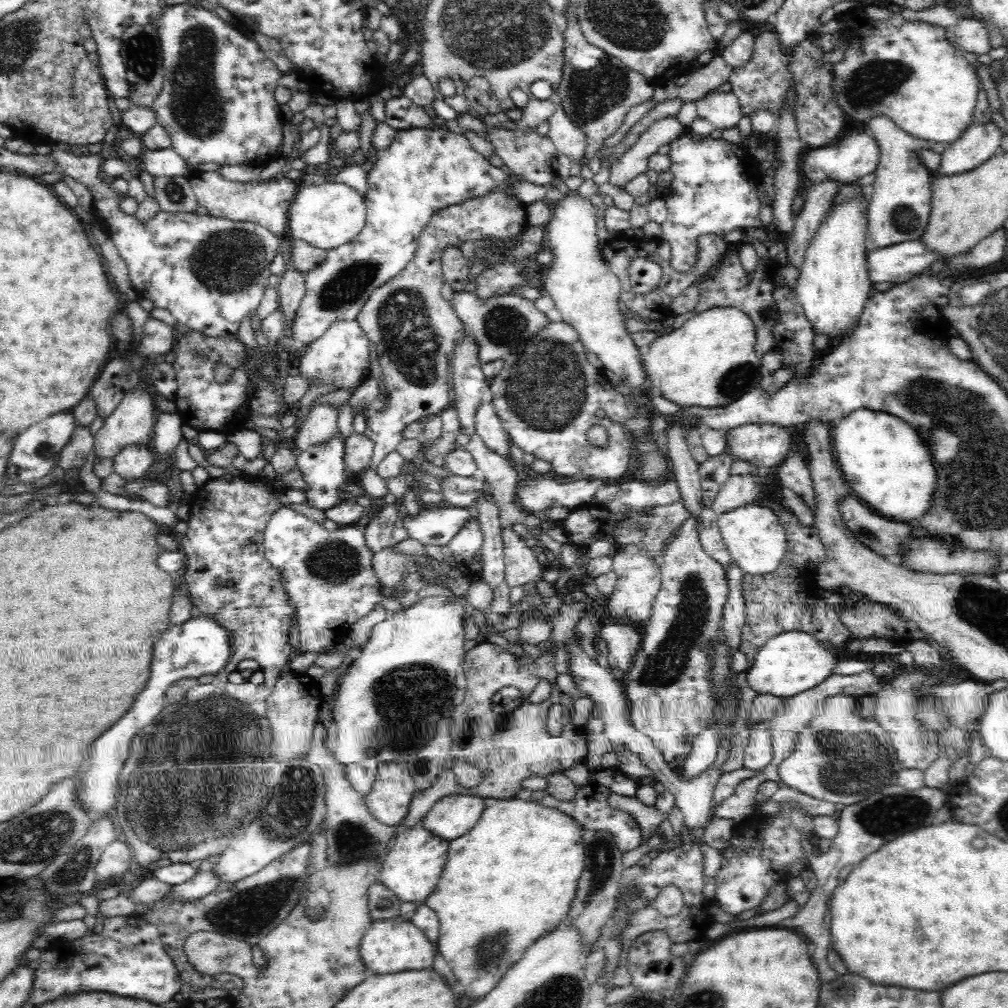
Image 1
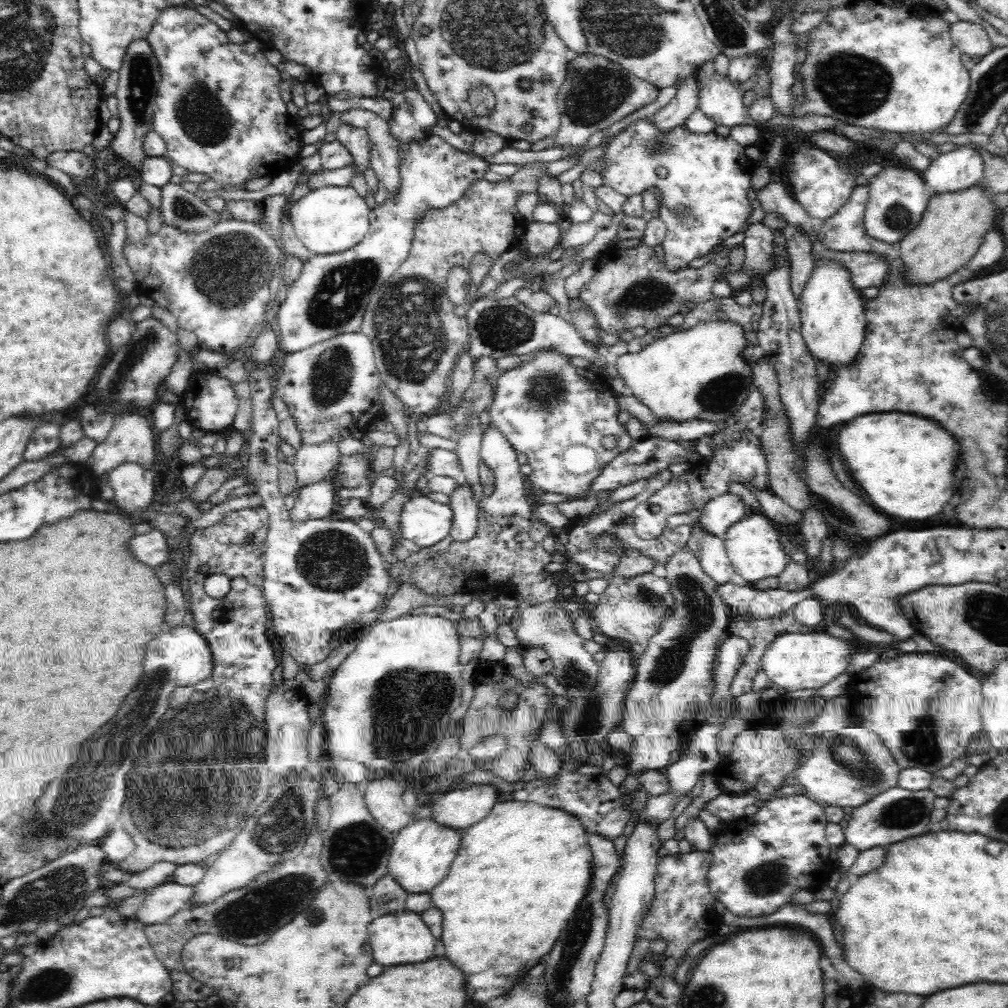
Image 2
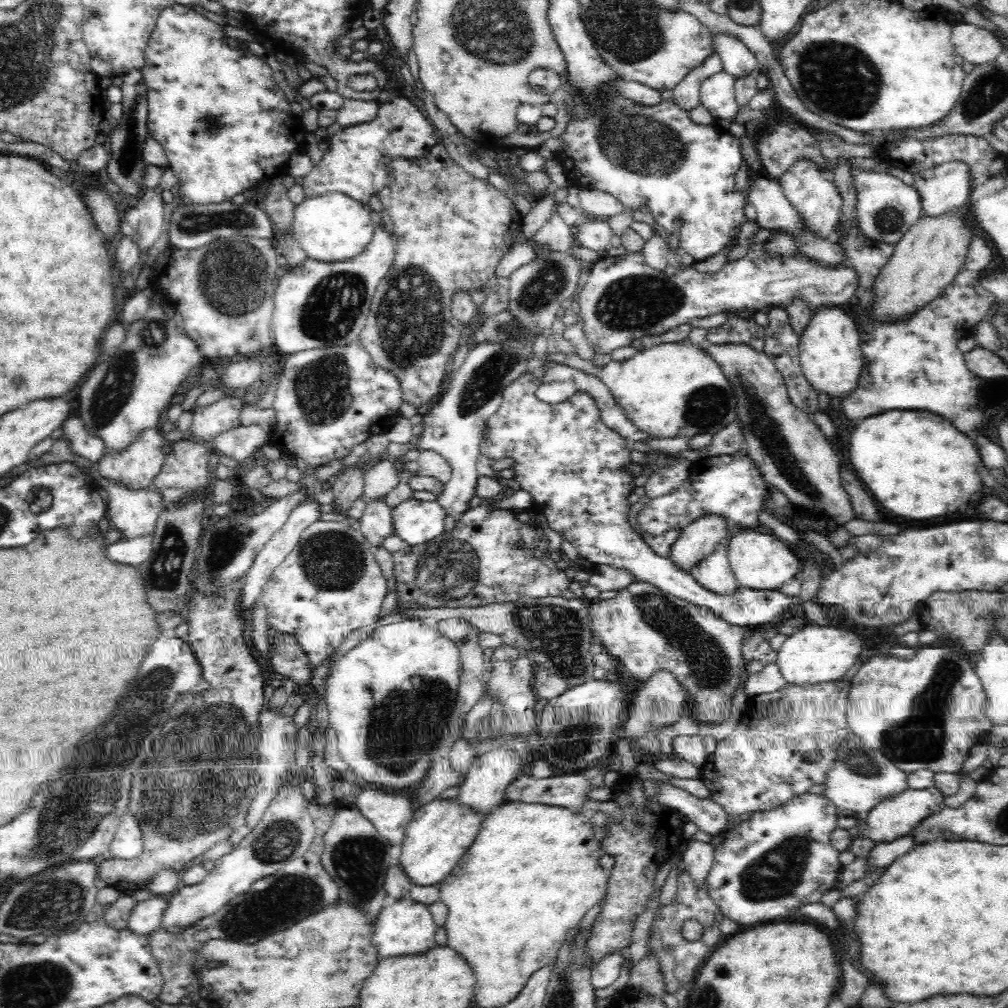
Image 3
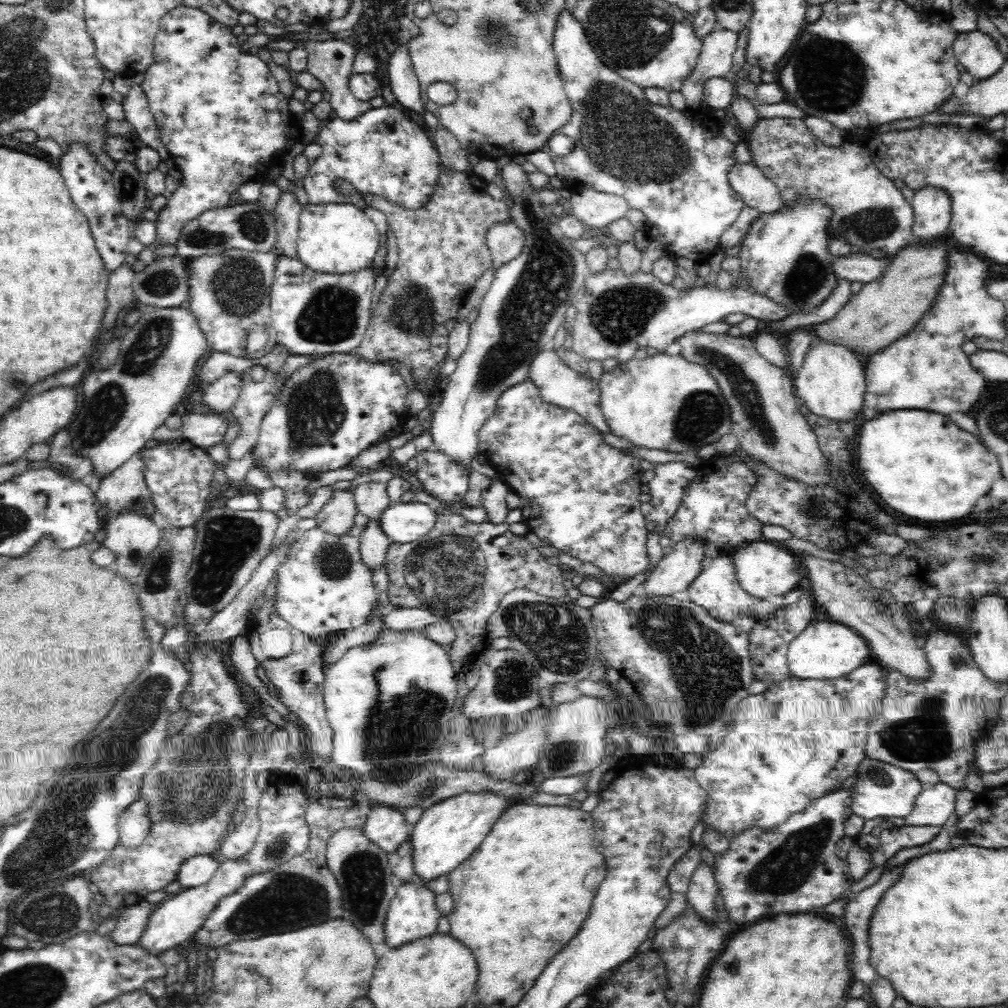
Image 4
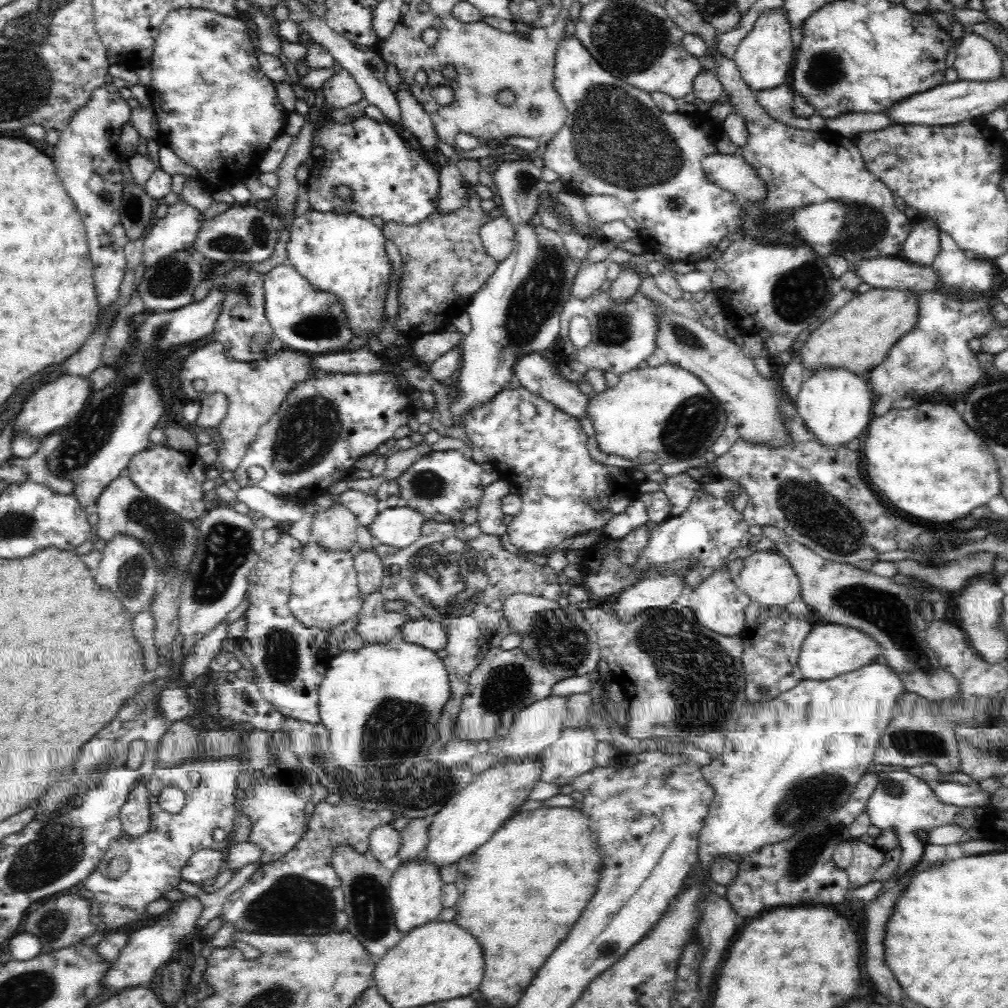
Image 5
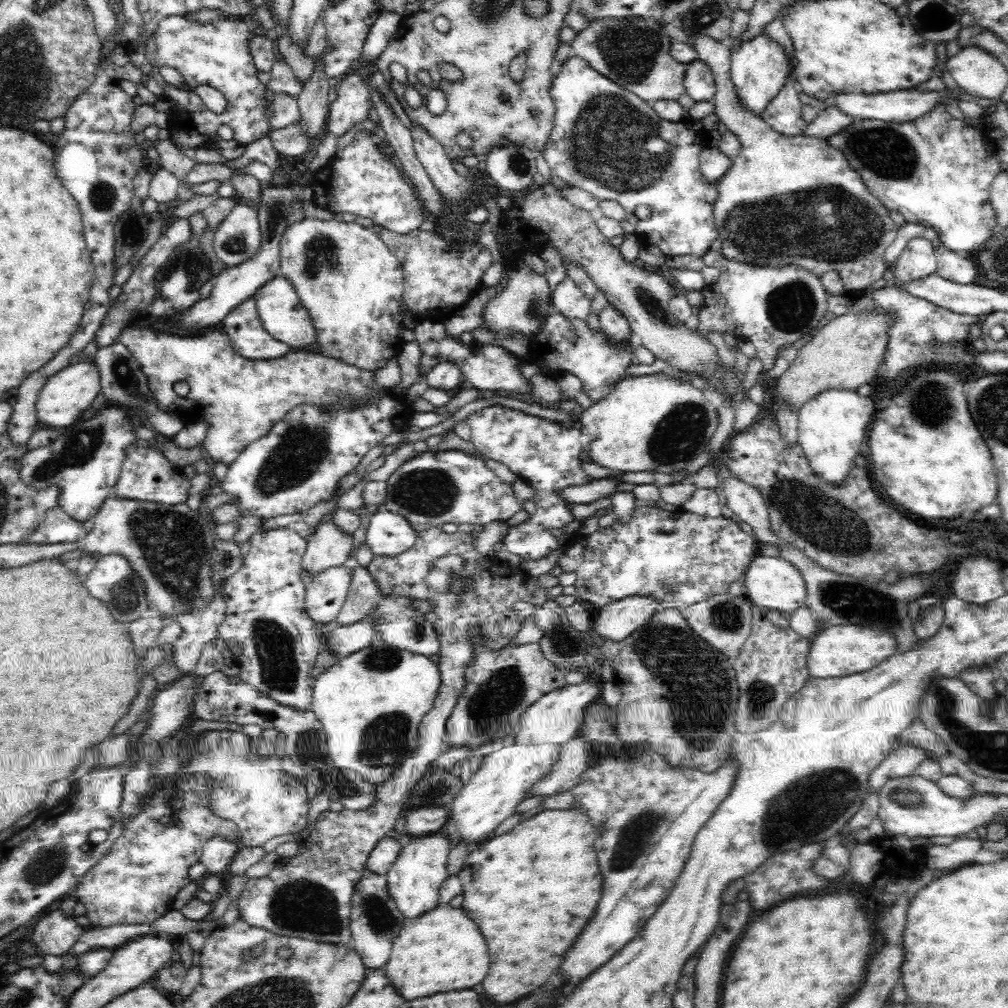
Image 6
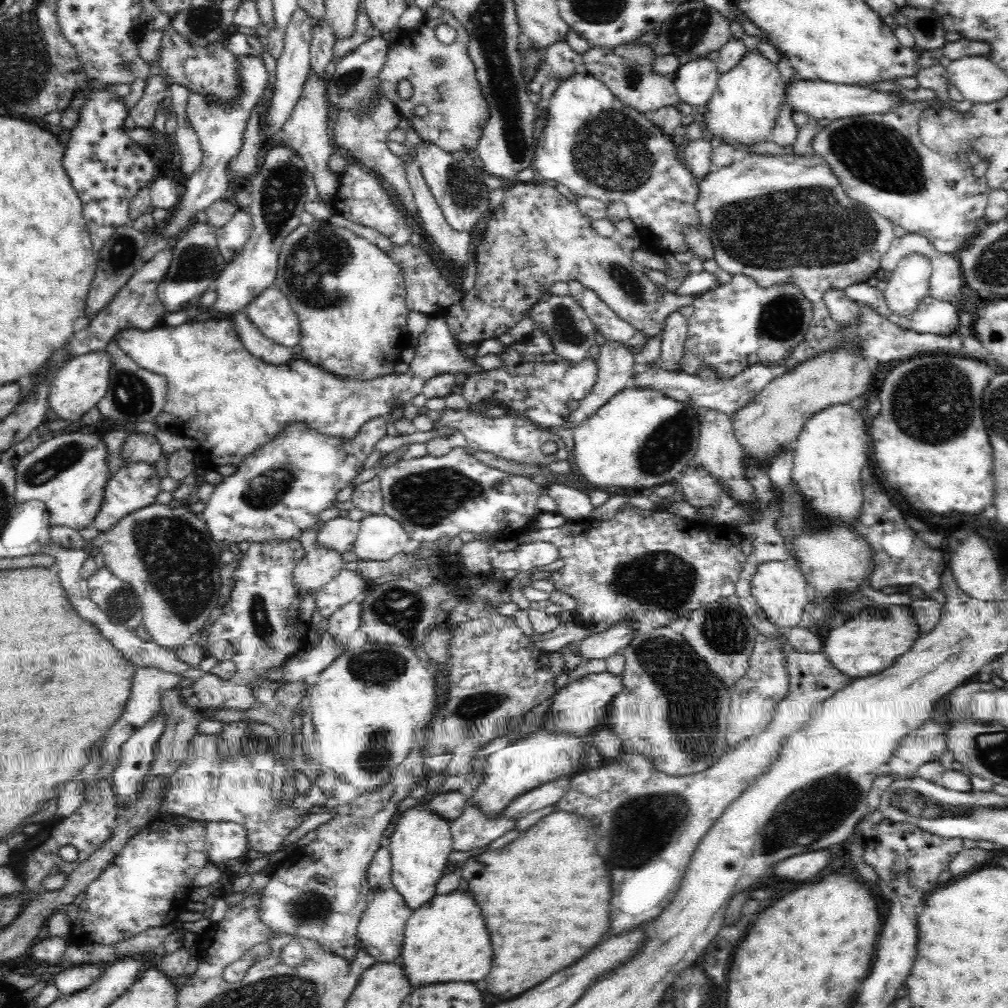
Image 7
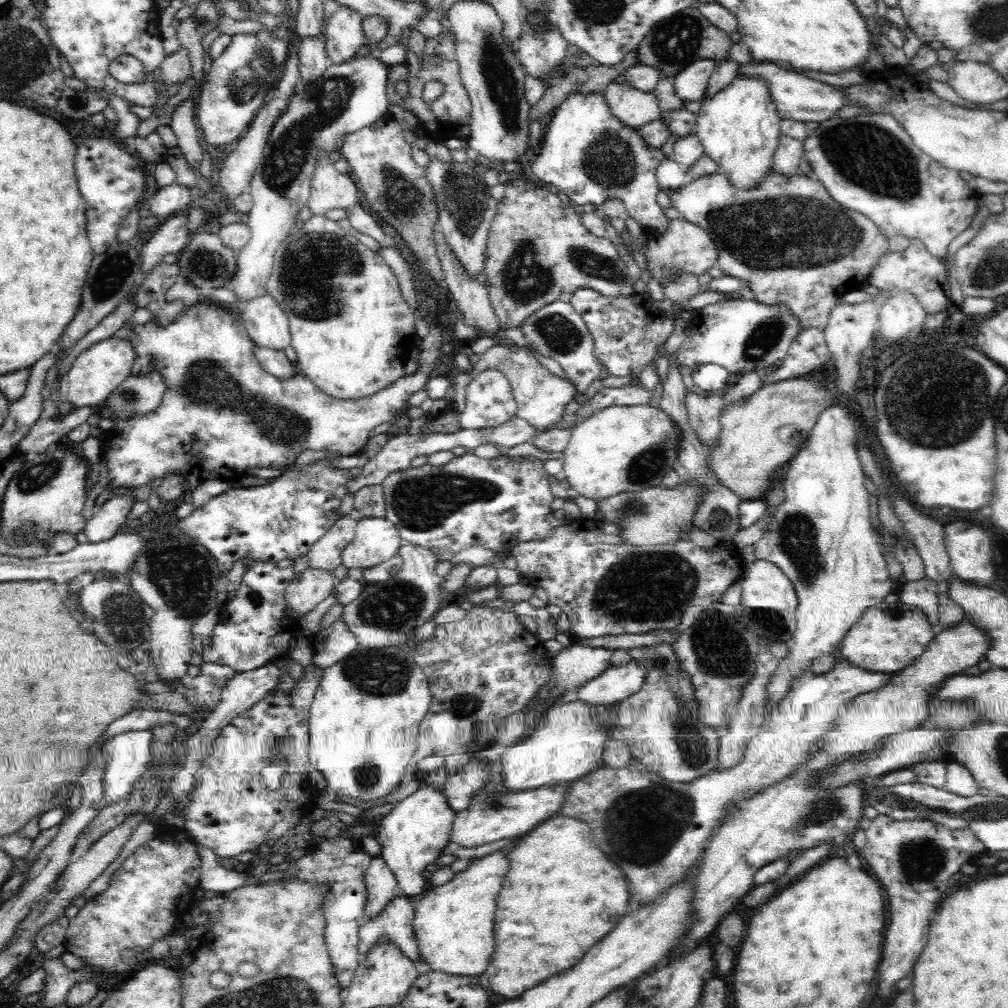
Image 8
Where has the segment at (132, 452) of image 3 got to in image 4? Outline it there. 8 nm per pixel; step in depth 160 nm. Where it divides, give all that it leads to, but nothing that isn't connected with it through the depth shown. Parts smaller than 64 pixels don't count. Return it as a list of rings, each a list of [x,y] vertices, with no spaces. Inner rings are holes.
[[[136,452],[120,468],[101,479],[95,495],[100,506],[108,508],[109,513],[104,523],[124,510],[143,514],[150,519],[156,514],[151,492],[144,480],[143,470],[144,461],[139,452]]]

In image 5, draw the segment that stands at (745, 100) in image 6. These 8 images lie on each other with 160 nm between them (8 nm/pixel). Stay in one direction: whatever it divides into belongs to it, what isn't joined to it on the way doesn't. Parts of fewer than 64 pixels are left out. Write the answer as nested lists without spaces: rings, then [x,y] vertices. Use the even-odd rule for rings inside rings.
[[[782,6],[776,10],[764,10],[748,36],[741,40],[732,59],[751,91],[768,90],[789,83],[797,51],[792,42],[791,29]]]

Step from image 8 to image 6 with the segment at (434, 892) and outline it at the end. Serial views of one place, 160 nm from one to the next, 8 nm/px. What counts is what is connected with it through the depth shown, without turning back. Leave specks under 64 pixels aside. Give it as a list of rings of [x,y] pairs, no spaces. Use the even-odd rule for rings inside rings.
[[[438,904],[419,917],[404,919],[383,968],[394,989],[408,1002],[432,993],[474,988],[486,978],[490,960],[482,932],[464,909]]]

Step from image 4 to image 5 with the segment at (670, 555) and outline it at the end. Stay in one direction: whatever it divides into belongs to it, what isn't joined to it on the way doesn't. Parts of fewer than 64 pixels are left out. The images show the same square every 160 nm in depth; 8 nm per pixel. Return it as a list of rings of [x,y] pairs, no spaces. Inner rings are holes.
[[[676,573],[649,576],[626,587],[611,609],[619,622],[628,622],[644,610],[670,606],[684,586],[683,578]]]

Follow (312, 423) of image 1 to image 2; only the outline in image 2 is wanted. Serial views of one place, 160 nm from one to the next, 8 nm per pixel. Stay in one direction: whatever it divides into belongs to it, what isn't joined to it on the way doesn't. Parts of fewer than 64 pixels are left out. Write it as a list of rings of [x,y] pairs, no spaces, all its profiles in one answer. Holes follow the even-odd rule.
[[[333,440],[314,444],[314,446],[302,444],[297,450],[293,464],[296,471],[296,486],[289,495],[283,497],[284,506],[288,510],[294,506],[300,488],[333,476],[339,458],[342,456],[338,450],[338,445]]]

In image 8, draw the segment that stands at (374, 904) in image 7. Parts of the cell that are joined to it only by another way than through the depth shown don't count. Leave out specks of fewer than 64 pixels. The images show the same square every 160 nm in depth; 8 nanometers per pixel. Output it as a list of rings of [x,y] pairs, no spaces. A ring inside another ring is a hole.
[[[399,892],[378,916],[360,926],[357,944],[360,958],[366,956],[378,939],[386,939],[421,967],[420,947],[412,927],[414,916],[414,902]]]

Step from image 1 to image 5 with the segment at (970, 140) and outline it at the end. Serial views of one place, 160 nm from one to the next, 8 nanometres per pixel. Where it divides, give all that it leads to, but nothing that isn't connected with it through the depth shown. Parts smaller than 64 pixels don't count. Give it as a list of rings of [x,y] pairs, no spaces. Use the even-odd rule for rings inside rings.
[[[916,217],[899,257],[908,263],[930,266],[940,252],[939,232],[931,218]]]

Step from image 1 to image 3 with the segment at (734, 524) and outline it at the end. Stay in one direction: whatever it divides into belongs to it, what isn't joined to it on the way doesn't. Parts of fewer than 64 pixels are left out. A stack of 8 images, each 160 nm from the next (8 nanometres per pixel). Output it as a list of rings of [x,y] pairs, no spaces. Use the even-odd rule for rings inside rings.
[[[765,529],[733,532],[724,546],[728,549],[730,568],[736,577],[737,583],[744,588],[778,591],[782,584],[786,584],[788,580],[800,575],[801,561],[790,551],[789,544]]]

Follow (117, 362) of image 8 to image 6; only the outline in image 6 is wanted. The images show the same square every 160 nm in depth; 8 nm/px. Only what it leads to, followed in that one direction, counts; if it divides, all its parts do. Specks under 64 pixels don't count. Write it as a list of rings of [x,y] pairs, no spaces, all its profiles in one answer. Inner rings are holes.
[[[73,361],[66,368],[54,374],[38,392],[36,415],[40,426],[69,427],[91,413],[91,404],[101,389],[101,379],[94,363]]]

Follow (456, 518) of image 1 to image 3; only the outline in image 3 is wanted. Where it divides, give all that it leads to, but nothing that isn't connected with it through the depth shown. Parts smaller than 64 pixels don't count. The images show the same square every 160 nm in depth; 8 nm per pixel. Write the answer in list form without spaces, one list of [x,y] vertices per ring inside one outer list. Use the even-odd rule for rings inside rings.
[[[409,498],[391,508],[394,534],[416,546],[443,534],[446,511],[437,501]]]

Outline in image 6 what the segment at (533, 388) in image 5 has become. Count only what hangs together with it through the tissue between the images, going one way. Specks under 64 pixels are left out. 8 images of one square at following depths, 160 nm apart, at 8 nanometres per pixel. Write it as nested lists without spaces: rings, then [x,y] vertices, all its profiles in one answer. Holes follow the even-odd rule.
[[[430,320],[419,321],[413,329],[414,338],[420,347],[420,366],[421,375],[428,375],[430,368],[440,364],[444,360],[454,363],[463,375],[463,382],[479,391],[512,391],[512,393],[528,393],[532,390],[532,385],[522,376],[519,367],[522,363],[528,362],[527,358],[517,356],[506,350],[504,347],[496,345],[486,345],[478,350],[472,350],[468,344],[456,341],[456,339],[446,334],[444,323],[432,322]]]

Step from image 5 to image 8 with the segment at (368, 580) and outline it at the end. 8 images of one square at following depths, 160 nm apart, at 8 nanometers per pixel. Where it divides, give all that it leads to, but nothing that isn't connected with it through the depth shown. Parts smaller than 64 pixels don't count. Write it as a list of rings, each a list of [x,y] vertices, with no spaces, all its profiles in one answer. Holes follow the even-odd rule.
[[[340,618],[326,628],[324,648],[318,652],[318,644],[316,644],[314,654],[312,653],[311,666],[300,668],[302,676],[295,679],[294,688],[290,692],[283,693],[278,689],[265,694],[248,710],[236,715],[228,726],[222,728],[215,739],[211,754],[202,762],[202,767],[195,774],[196,788],[193,788],[194,796],[192,796],[194,800],[183,808],[179,822],[196,843],[210,848],[218,858],[245,858],[262,842],[278,840],[290,828],[298,826],[319,805],[321,793],[308,778],[310,706],[319,680],[322,678],[322,670],[334,666],[359,646],[357,638],[346,628],[344,621]],[[276,756],[284,756],[288,767],[282,776],[280,788],[269,790],[262,781],[261,772]]]

